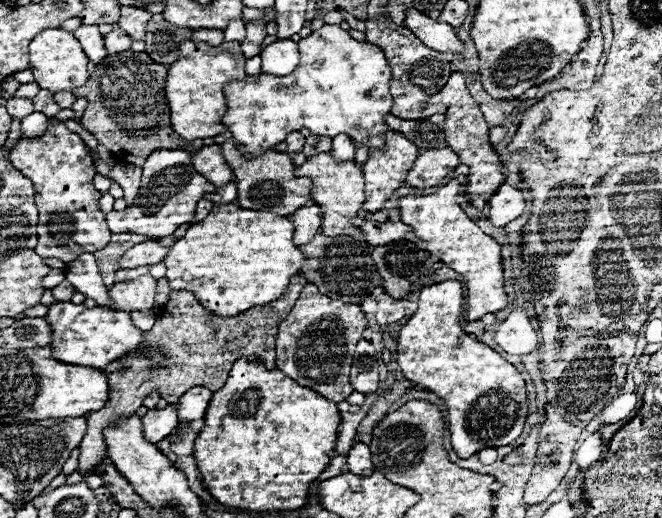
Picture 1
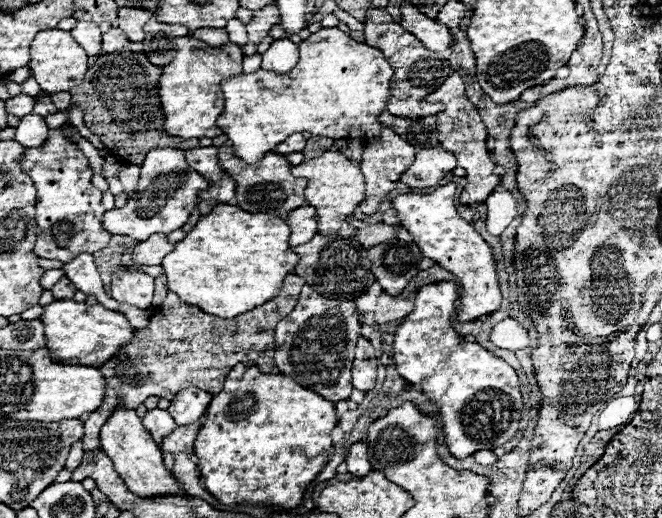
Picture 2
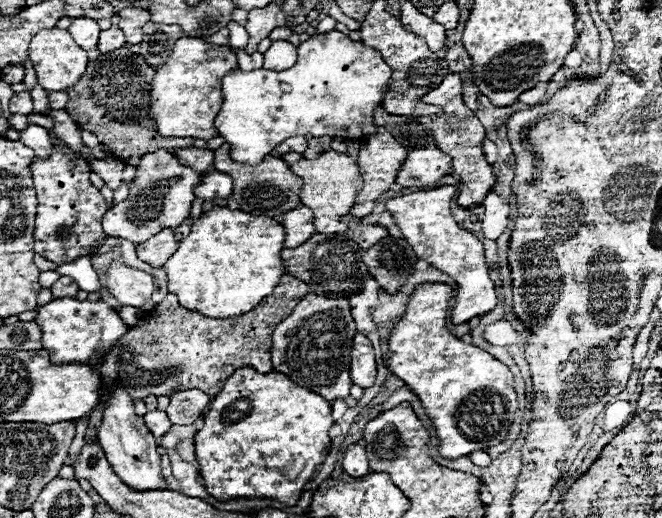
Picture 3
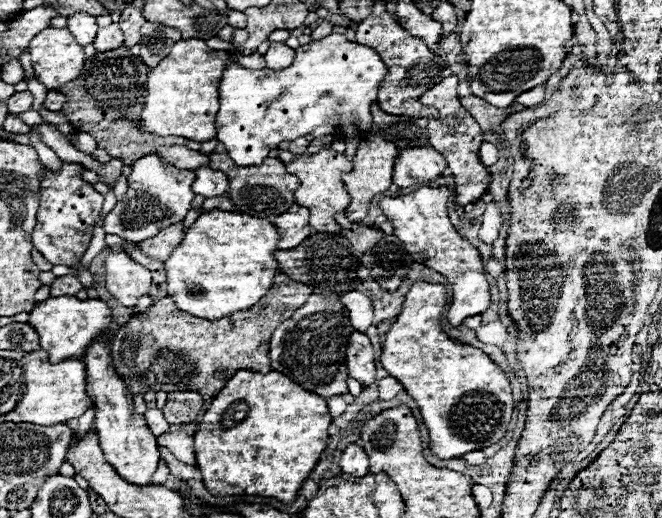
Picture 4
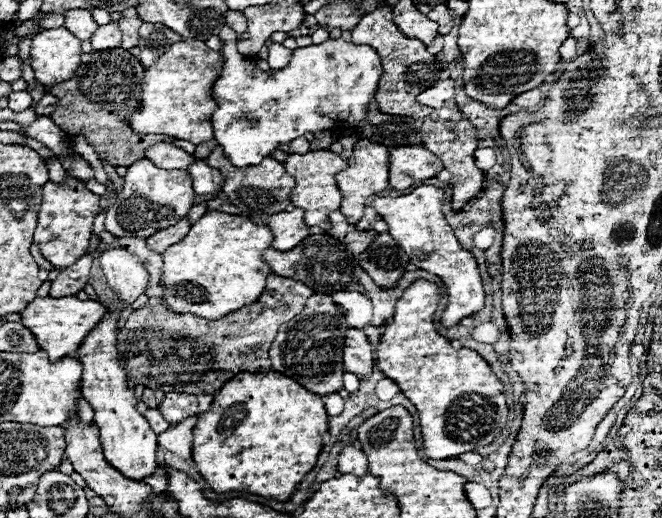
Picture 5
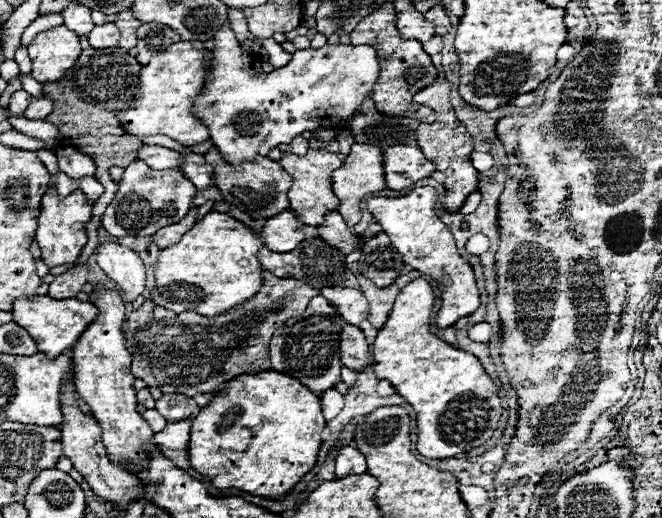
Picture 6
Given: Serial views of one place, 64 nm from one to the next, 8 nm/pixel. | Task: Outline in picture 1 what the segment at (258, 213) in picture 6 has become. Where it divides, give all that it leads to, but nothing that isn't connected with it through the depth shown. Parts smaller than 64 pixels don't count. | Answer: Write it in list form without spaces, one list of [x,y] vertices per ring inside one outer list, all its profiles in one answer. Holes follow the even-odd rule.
[[[232,138],[222,144],[222,154],[236,176],[238,206],[248,208],[248,210],[268,210],[268,212],[274,212],[280,216],[290,216],[290,214],[294,214],[294,210],[298,210],[310,202],[310,190],[312,190],[310,178],[294,176],[296,166],[288,154],[276,152],[276,150],[266,150],[260,156],[246,158],[238,150],[238,146]]]

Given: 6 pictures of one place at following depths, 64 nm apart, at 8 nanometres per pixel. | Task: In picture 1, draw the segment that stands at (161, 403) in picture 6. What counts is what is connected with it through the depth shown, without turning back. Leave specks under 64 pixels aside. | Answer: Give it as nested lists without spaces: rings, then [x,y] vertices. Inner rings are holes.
[[[194,386],[190,388],[184,396],[180,396],[178,402],[178,420],[198,420],[204,418],[204,412],[208,408],[208,402],[212,398],[212,392],[206,390],[204,386]]]

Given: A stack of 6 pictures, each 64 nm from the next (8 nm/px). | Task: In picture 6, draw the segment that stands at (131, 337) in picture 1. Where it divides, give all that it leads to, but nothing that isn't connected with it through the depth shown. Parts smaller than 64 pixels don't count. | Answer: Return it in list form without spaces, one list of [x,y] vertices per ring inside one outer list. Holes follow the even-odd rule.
[[[34,296],[30,300],[14,302],[12,314],[14,314],[14,322],[18,322],[24,330],[28,330],[28,334],[34,338],[38,350],[46,352],[46,356],[54,360],[60,354],[66,354],[68,350],[74,348],[80,334],[94,322],[100,310],[92,302],[80,302],[76,298],[54,300],[50,296]]]

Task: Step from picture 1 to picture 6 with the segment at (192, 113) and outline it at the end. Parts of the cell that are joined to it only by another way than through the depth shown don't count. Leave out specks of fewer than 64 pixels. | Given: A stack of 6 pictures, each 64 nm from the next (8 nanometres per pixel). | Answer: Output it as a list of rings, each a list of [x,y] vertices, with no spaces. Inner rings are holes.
[[[176,42],[168,50],[156,54],[140,72],[140,92],[130,108],[118,114],[120,124],[136,136],[164,134],[186,146],[200,144],[210,138],[208,128],[192,114],[194,100],[202,92],[208,68],[212,62],[212,52],[204,48],[202,42]]]

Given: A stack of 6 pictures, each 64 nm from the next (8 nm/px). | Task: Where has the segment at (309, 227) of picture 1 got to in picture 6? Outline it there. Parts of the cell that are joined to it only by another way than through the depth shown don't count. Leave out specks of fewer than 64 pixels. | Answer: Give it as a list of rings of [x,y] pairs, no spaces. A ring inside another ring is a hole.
[[[284,210],[274,218],[268,218],[262,234],[266,238],[266,248],[272,252],[290,252],[306,238],[306,226],[294,216],[292,210]]]

